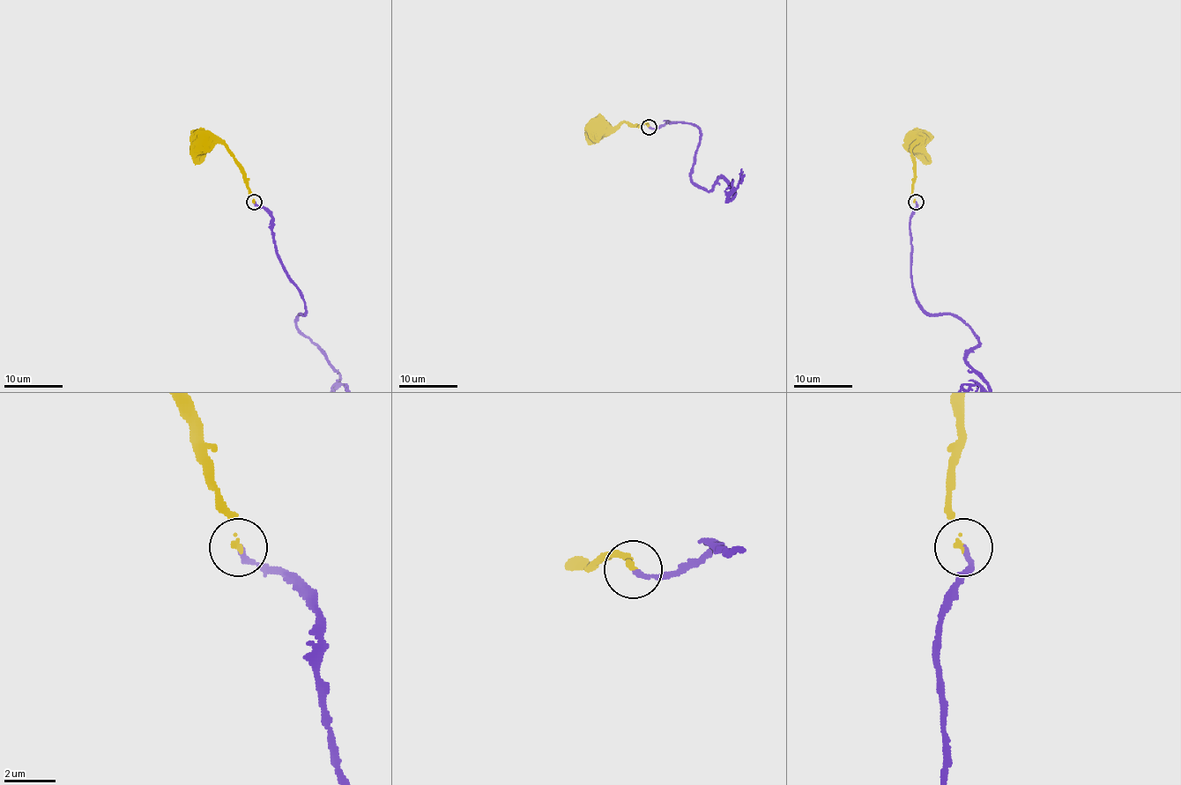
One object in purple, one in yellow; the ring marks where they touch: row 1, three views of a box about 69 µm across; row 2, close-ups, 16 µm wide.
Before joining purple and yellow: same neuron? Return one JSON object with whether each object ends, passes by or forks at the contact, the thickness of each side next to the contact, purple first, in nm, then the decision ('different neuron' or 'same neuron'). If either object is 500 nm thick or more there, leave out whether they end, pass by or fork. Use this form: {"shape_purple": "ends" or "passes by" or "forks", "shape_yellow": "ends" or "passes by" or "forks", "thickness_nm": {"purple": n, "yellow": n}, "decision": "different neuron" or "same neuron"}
{"shape_purple": "ends", "shape_yellow": "ends", "thickness_nm": {"purple": 200, "yellow": 170}, "decision": "same neuron"}

